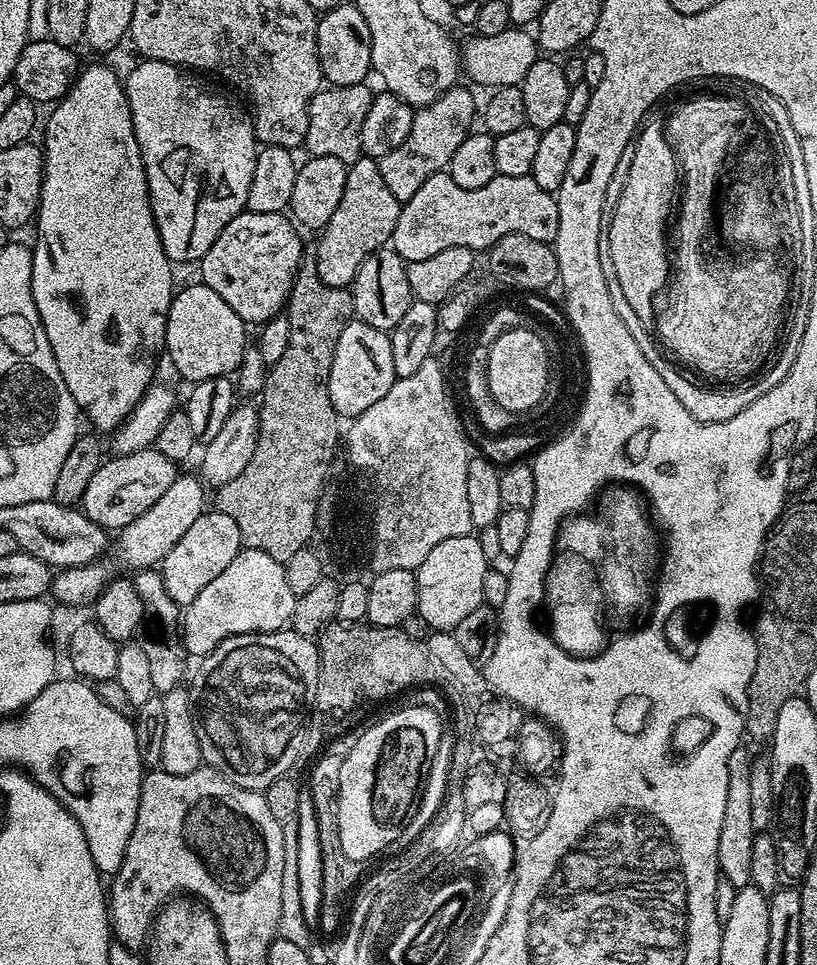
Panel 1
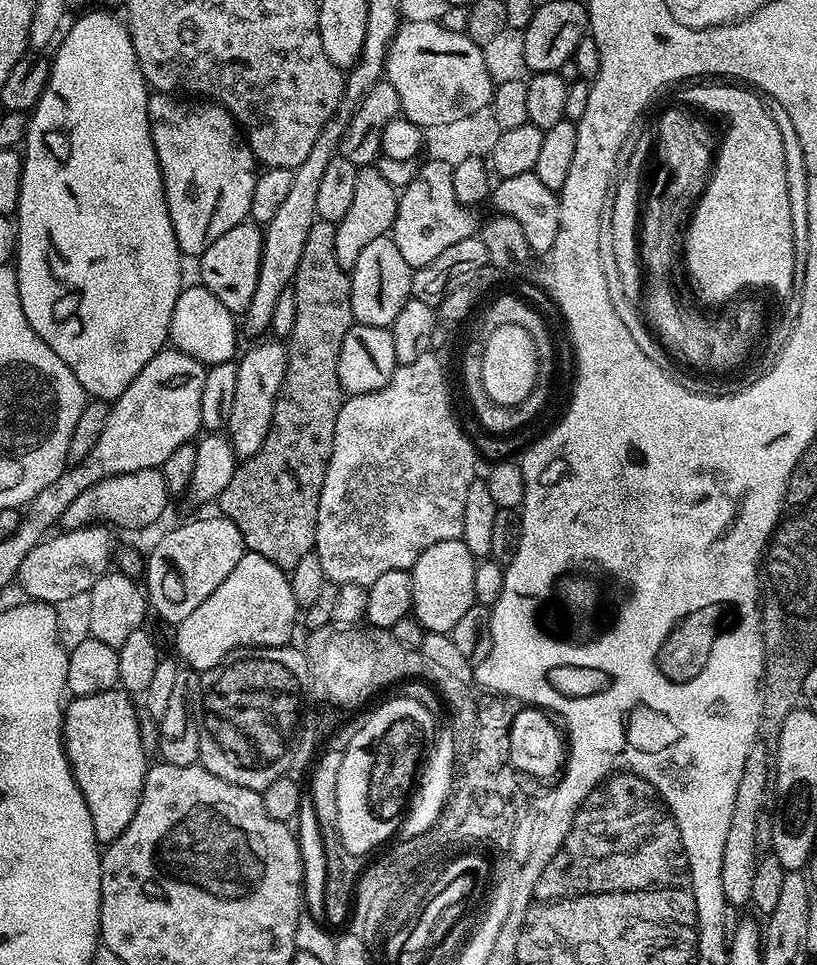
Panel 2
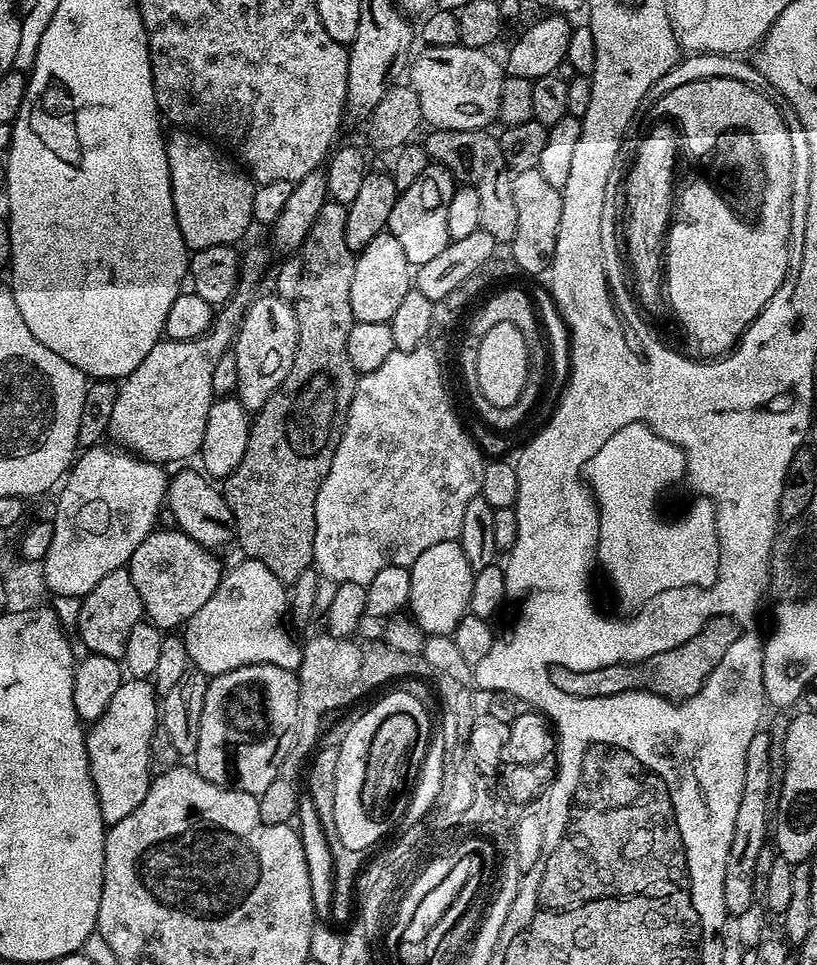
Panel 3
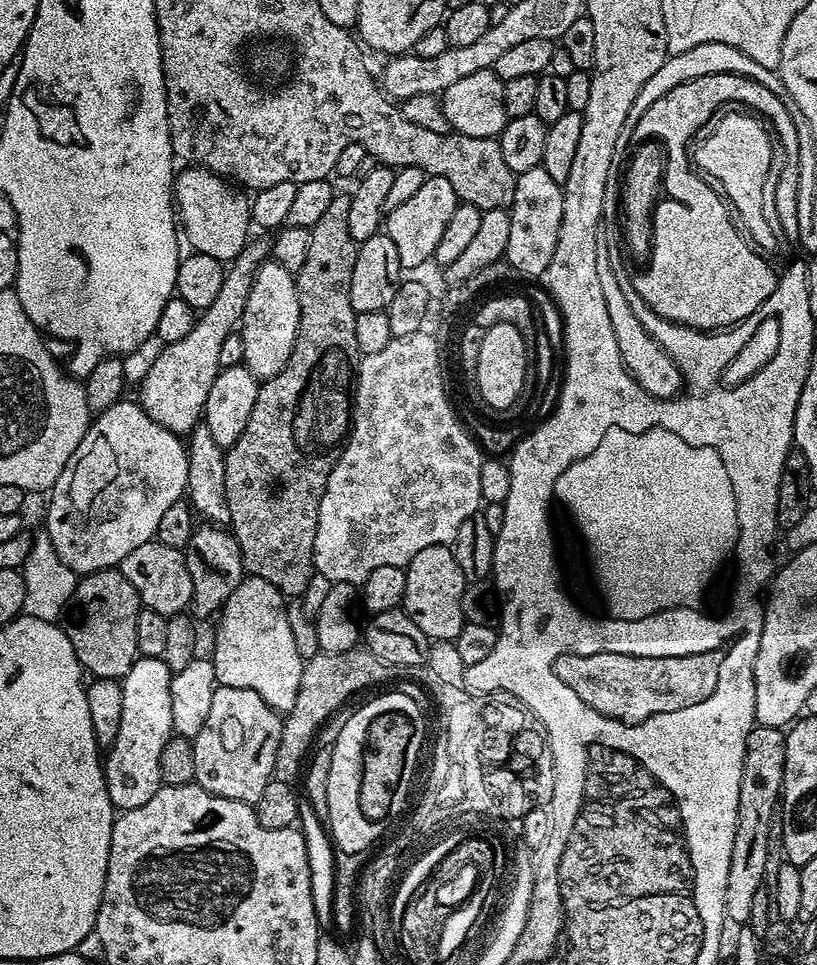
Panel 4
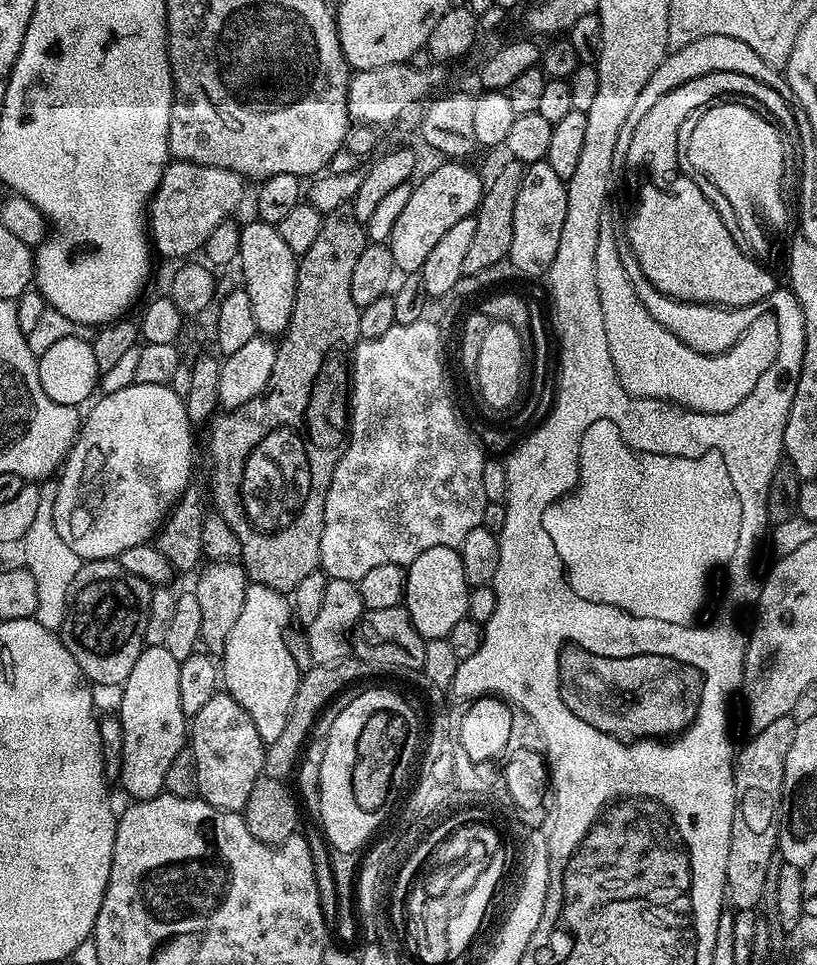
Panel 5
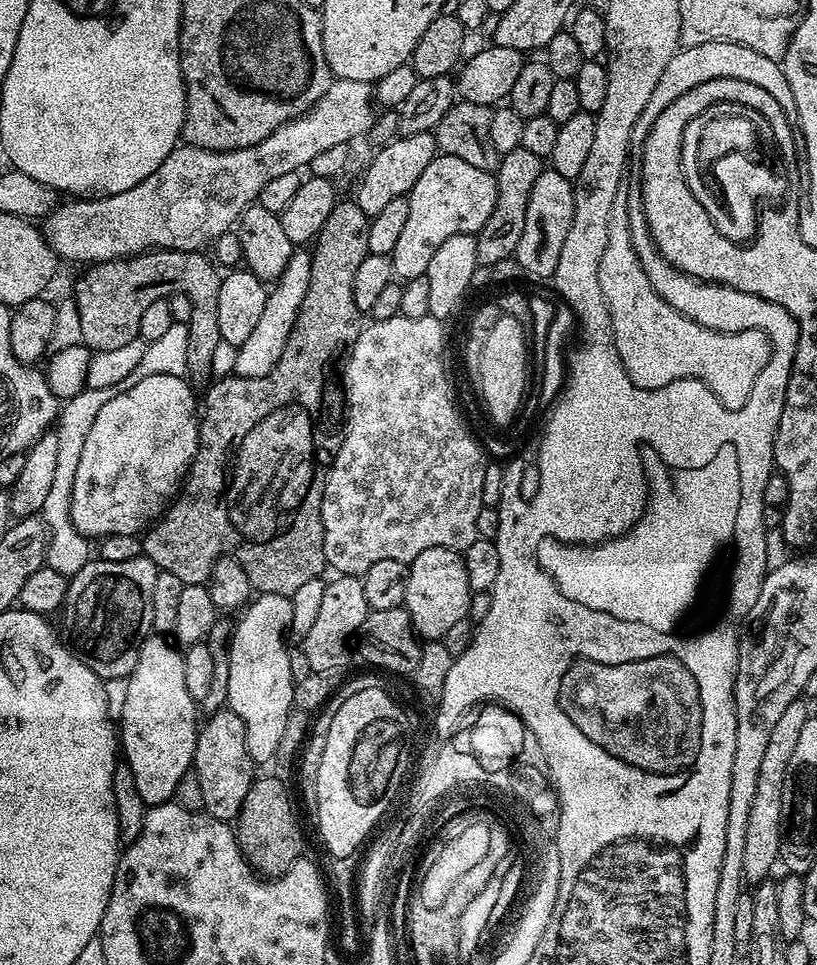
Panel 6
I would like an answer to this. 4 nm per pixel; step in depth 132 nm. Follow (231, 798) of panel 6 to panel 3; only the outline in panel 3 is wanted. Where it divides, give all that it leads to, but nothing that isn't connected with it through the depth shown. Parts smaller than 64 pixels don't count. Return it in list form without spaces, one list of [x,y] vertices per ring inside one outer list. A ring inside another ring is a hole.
[[[251,664],[211,677],[204,687],[204,701],[200,711],[198,746],[194,757],[196,773],[220,788],[233,788],[259,798],[285,767],[288,751],[296,740],[296,727],[301,727],[300,681],[290,668],[273,664]]]

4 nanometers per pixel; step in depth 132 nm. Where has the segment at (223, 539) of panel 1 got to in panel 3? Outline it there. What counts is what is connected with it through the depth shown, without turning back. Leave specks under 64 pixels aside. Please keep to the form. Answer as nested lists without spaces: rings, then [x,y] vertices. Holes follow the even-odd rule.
[[[153,530],[134,550],[126,565],[134,590],[144,603],[144,616],[161,630],[176,630],[188,623],[220,584],[222,567],[215,551],[203,548],[185,532]]]

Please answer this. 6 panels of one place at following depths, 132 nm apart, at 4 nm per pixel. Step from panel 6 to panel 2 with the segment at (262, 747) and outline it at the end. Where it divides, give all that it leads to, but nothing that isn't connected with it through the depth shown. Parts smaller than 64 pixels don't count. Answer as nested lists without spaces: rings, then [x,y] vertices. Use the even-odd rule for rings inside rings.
[[[245,551],[244,557],[230,570],[226,582],[190,614],[175,625],[175,655],[187,667],[203,674],[221,664],[239,648],[282,648],[293,643],[292,623],[298,620],[298,605],[288,581],[289,573],[274,566],[262,554]]]

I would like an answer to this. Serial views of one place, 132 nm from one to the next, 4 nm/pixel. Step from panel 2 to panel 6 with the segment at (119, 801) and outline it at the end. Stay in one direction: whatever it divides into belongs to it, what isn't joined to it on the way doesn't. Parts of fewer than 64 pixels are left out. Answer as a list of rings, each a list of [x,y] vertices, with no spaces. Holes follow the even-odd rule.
[[[152,634],[140,645],[140,657],[134,666],[132,675],[127,677],[128,689],[124,692],[124,705],[118,716],[118,744],[122,749],[123,759],[134,770],[134,783],[138,785],[138,794],[142,794],[142,802],[146,805],[167,804],[175,797],[178,782],[182,782],[182,774],[193,767],[192,759],[196,749],[196,733],[198,731],[197,701],[190,698],[186,690],[186,674],[182,671],[184,661],[181,649],[175,643],[167,644],[165,637]]]

